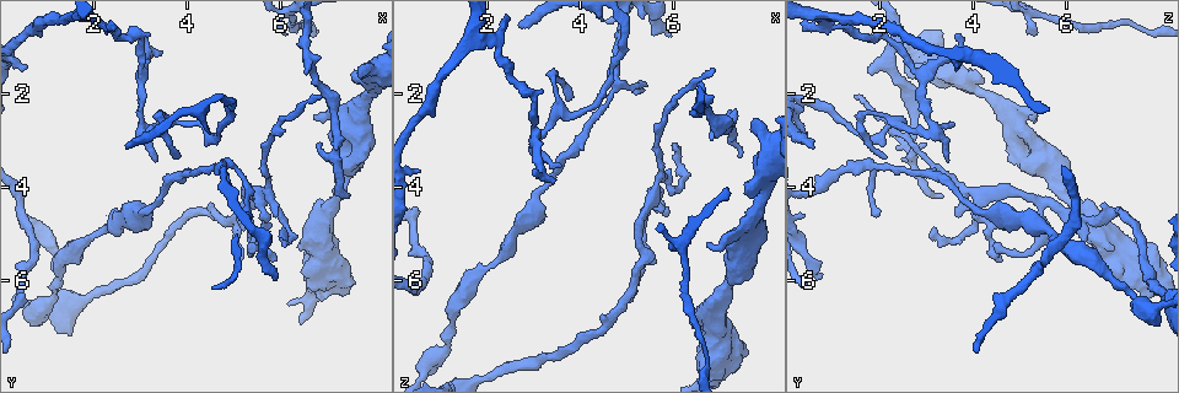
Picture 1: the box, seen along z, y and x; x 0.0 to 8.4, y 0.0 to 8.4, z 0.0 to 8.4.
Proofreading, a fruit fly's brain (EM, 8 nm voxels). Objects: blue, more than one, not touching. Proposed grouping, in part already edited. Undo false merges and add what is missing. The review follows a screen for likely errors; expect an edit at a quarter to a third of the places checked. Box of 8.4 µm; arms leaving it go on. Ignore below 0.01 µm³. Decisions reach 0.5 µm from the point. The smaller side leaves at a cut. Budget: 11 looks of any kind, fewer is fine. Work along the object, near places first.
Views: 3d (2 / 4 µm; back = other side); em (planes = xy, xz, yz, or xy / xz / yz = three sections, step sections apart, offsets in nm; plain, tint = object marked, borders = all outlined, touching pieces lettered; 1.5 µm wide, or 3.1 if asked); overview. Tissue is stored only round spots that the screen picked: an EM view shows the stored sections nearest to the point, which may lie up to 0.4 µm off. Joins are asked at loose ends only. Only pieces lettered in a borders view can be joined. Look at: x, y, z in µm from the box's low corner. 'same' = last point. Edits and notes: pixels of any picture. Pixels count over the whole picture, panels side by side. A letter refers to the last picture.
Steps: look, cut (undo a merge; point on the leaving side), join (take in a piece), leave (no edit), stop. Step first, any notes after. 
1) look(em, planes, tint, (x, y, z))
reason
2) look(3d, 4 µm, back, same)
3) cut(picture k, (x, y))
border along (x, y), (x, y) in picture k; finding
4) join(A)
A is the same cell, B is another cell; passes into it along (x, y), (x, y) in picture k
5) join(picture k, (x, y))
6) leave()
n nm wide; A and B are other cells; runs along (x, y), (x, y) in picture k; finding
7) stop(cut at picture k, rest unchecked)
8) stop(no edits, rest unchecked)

look(em, xy, step 4, tint, (0.70, 6.55, 7.90))
thick turns thin

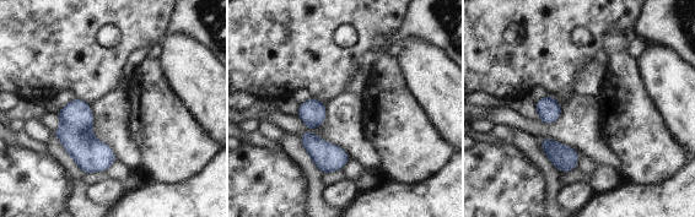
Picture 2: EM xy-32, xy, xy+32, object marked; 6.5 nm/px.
look(em, xy, step 4, borders, same)

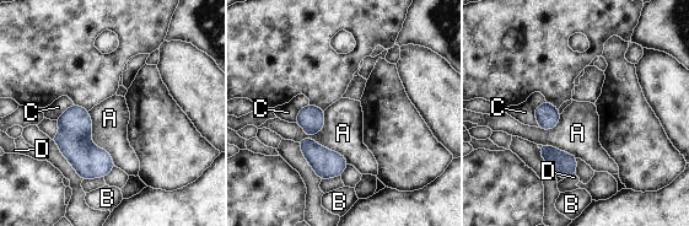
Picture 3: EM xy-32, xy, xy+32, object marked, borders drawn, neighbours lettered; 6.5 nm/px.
leave()
A, B, C and D are other cells; all the same neuron

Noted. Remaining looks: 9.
look(3d, 2 µm, (5.75, 5.60, 4.60))
branch stops here

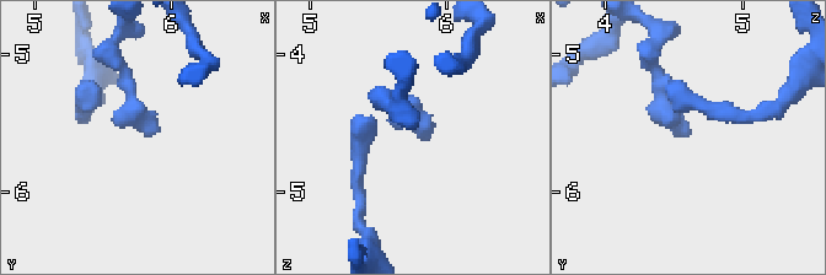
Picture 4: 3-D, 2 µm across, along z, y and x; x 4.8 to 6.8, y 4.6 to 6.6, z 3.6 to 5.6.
look(em, planes, borders, (5.78, 5.58, 4.60))
now the EM

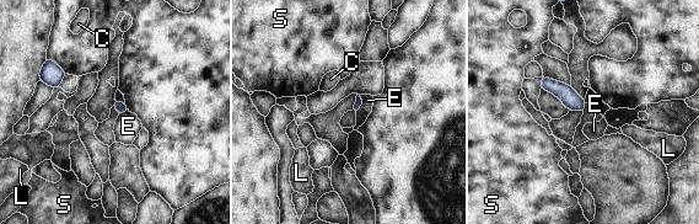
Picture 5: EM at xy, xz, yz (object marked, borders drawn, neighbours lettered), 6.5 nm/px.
leave()
C, E, L and S are other cells; none of them fits

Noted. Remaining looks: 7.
look(3d, 2 µm, back, (5.20, 4.60, 2.00))
an open end

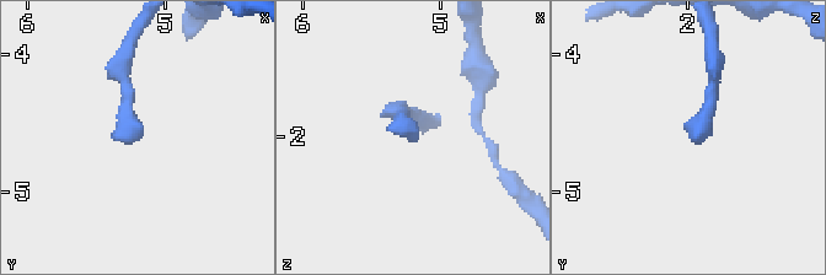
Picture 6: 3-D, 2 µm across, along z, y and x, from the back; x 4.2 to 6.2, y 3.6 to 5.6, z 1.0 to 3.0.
look(em, planes, borders, (5.16, 4.58, 2.00))

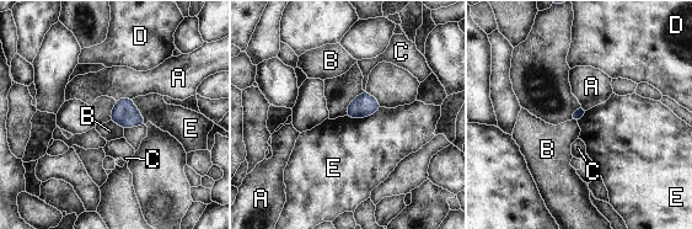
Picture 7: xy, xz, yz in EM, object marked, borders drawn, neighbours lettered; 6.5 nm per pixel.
leave()
A, B, C, D and E are other cells; border along (381, 106), (364, 117), (346, 116) in picture 7; none of them fits

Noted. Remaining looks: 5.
look(3d, 4 µm, back, (6.80, 2.05, 1.50))
thin end

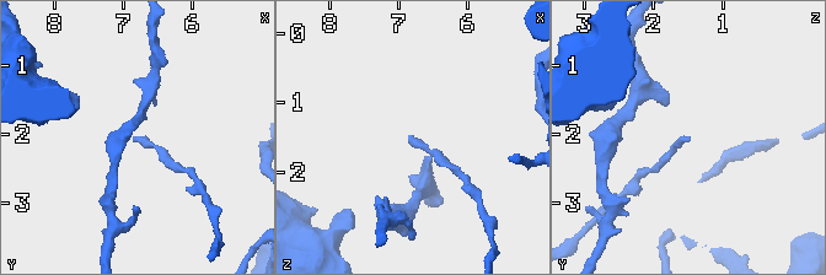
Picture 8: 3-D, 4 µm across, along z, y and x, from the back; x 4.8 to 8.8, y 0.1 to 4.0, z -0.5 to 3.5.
look(em, xz, step 8, plain, (6.80, 2.05, 1.45))
shape alone is not enough

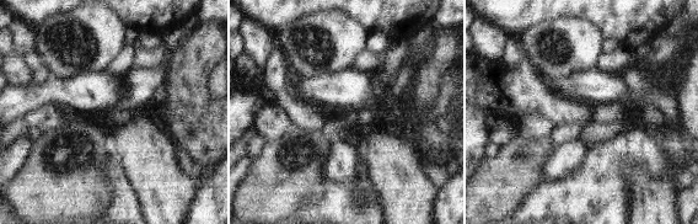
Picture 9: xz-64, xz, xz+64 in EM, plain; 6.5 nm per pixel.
look(em, xz, step 8, borders, same)

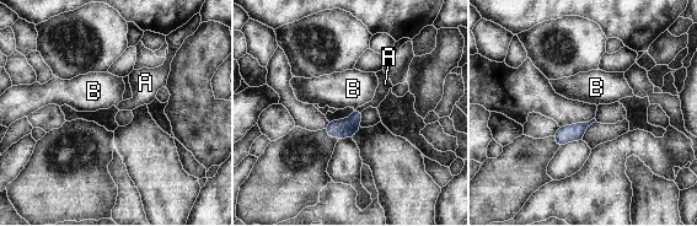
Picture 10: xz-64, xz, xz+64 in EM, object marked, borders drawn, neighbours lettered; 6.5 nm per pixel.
join(A)
A is the same cell, B is another cell; it goes on there

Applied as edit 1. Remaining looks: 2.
stop(join at picture 10, rest unchecked)

